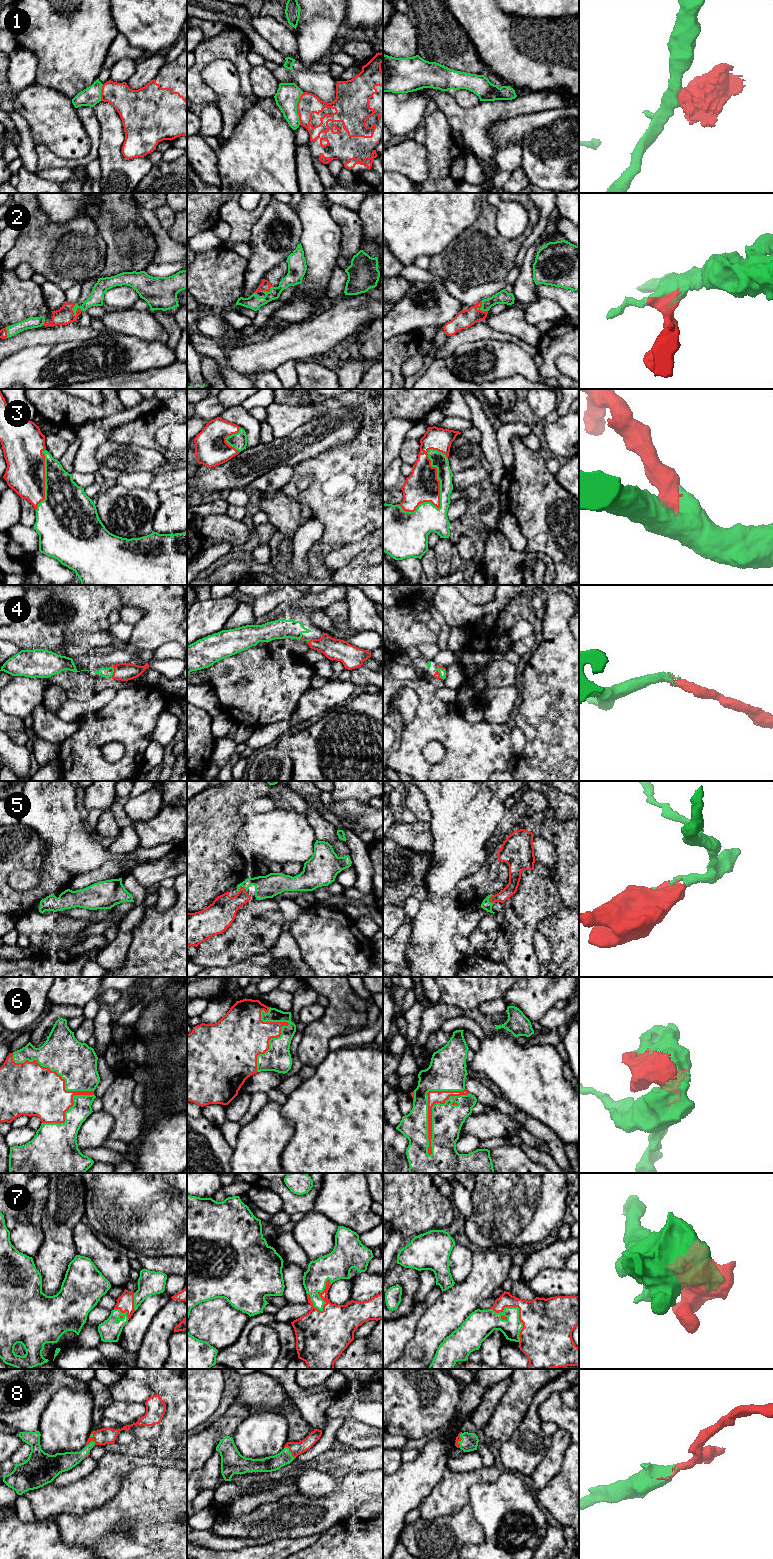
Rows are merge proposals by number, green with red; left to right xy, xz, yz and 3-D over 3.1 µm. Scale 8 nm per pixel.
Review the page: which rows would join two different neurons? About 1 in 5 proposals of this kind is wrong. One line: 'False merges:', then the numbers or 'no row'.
False merges: 1

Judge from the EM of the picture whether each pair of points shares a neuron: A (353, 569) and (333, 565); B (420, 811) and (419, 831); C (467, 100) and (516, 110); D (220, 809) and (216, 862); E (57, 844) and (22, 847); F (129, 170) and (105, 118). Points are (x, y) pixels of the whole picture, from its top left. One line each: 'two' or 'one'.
A: two
B: two
C: two
D: one
E: two
F: one

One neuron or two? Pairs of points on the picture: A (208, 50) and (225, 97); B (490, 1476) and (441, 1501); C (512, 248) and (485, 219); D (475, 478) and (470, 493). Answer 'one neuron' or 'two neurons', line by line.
A: two neurons
B: one neuron
C: one neuron
D: two neurons

